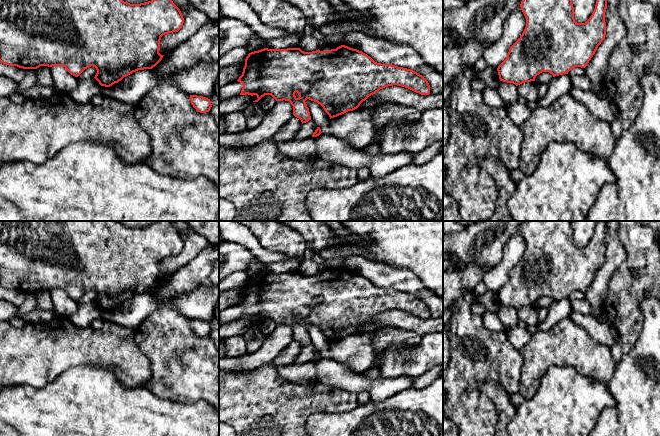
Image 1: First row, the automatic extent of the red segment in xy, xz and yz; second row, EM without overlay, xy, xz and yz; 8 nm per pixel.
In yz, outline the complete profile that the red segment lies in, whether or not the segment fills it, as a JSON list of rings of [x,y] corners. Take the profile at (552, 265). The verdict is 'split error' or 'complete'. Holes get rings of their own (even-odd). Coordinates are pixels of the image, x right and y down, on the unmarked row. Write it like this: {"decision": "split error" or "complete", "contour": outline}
{"decision": "complete", "contour": [[[525,221],[520,231],[526,242],[526,251],[520,262],[510,271],[506,283],[497,292],[500,305],[518,310],[524,306],[535,305],[536,300],[542,296],[549,296],[555,301],[568,298],[575,291],[585,292],[605,263],[607,221],[597,222],[595,233],[585,247],[575,245],[571,221]]]}

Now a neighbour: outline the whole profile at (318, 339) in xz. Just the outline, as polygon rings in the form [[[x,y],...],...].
[[[307,323],[307,331],[309,332],[311,343],[320,351],[321,356],[328,359],[332,358],[332,353],[330,351],[330,341],[324,335],[323,331],[317,326]]]

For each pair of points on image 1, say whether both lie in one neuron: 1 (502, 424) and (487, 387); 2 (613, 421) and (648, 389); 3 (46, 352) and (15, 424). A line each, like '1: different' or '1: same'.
1: same
2: same
3: different

